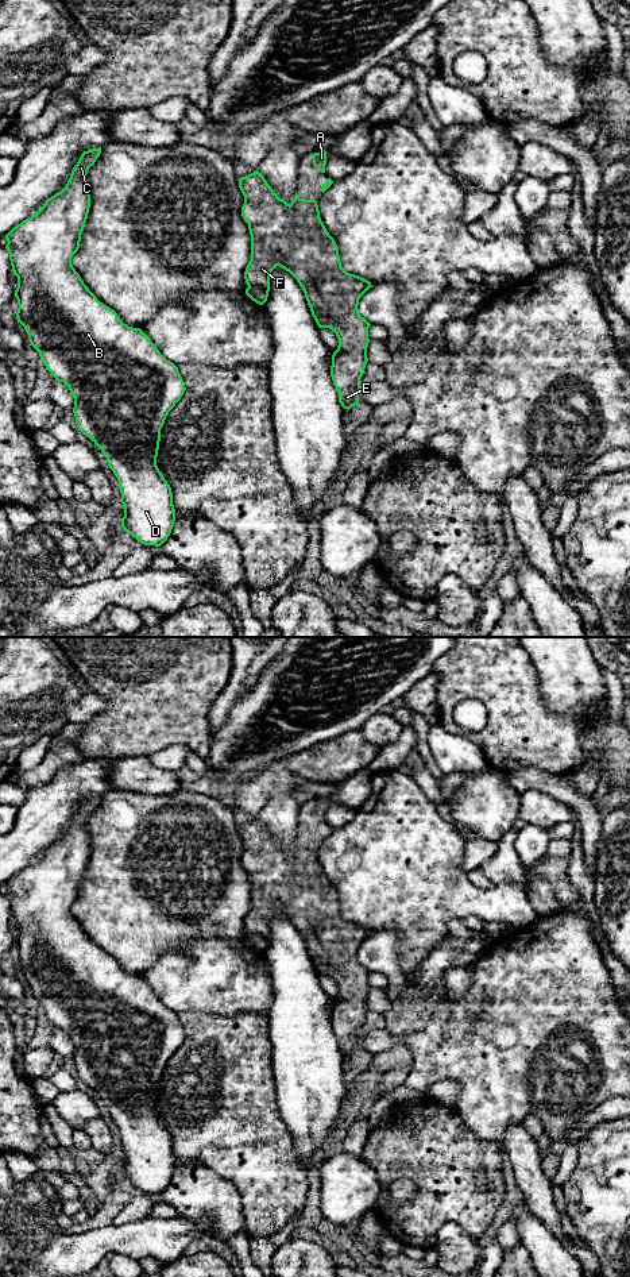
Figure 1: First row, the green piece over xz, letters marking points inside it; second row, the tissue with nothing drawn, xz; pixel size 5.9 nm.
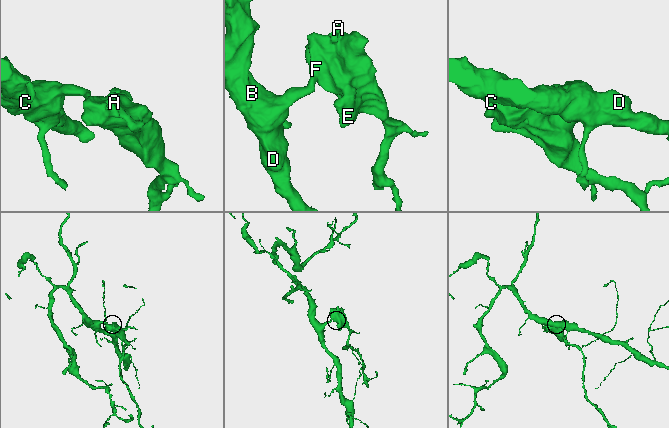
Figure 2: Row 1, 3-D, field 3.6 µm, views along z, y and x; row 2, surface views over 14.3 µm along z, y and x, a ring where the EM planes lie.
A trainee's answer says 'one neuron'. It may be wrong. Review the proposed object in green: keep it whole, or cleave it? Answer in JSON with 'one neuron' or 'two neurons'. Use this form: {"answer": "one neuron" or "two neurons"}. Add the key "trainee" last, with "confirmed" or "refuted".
{"answer": "two neurons", "trainee": "refuted"}

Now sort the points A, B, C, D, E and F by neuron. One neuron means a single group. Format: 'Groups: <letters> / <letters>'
Groups: A E F / B C D

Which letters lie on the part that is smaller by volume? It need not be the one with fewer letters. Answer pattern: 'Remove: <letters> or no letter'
Remove: A, E, F

